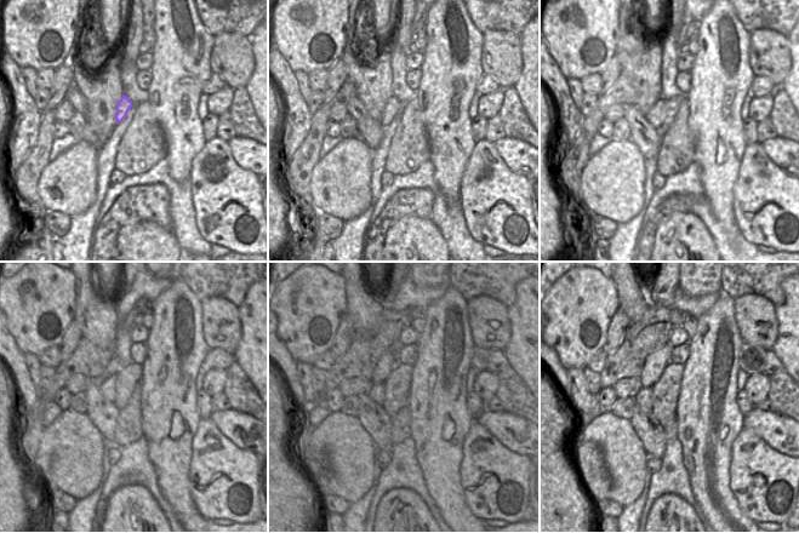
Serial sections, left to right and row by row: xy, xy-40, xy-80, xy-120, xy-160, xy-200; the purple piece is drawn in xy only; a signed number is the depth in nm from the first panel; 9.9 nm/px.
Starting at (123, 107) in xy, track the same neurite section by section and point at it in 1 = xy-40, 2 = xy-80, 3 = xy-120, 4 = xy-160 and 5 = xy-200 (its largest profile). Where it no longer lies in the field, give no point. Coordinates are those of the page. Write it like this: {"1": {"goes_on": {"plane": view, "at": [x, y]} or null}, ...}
{"1": {"goes_on": {"plane": "xy-40", "at": [391, 109]}}, "2": {"goes_on": {"plane": "xy-80", "at": [656, 114]}}, "3": {"goes_on": {"plane": "xy-120", "at": [108, 388]}}, "4": {"goes_on": {"plane": "xy-160", "at": [377, 391]}}, "5": {"goes_on": {"plane": "xy-200", "at": [644, 397]}}}

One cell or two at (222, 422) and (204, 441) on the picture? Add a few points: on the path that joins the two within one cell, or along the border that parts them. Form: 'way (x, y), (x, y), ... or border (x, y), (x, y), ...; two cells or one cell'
border (209, 418), (238, 447); two cells

